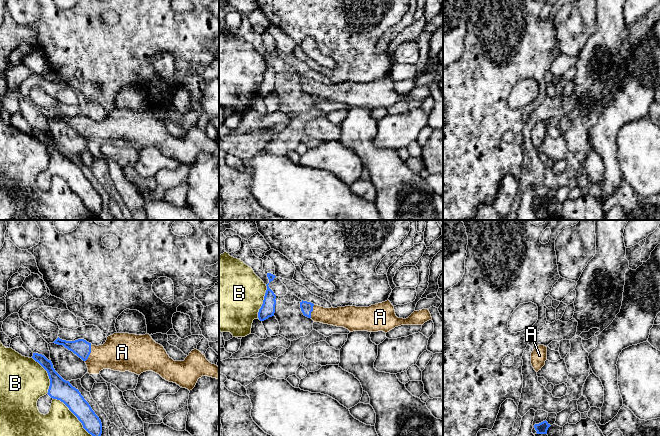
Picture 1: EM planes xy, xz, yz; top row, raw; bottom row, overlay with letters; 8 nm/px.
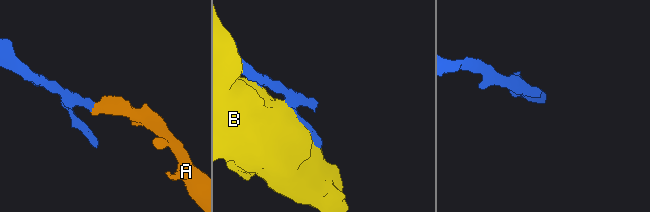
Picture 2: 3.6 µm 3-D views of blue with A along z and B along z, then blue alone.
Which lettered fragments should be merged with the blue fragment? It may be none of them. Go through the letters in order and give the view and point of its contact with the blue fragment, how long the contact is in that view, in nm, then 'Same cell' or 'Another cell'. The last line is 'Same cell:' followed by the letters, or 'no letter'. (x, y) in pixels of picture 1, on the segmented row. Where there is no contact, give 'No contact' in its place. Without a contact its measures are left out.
A: Touches blue at xy (90, 352). Shared border 150 nm. Same cell
B: Touches blue at xy (74, 414). Shared border 440 nm. Another cell
Same cell: A

